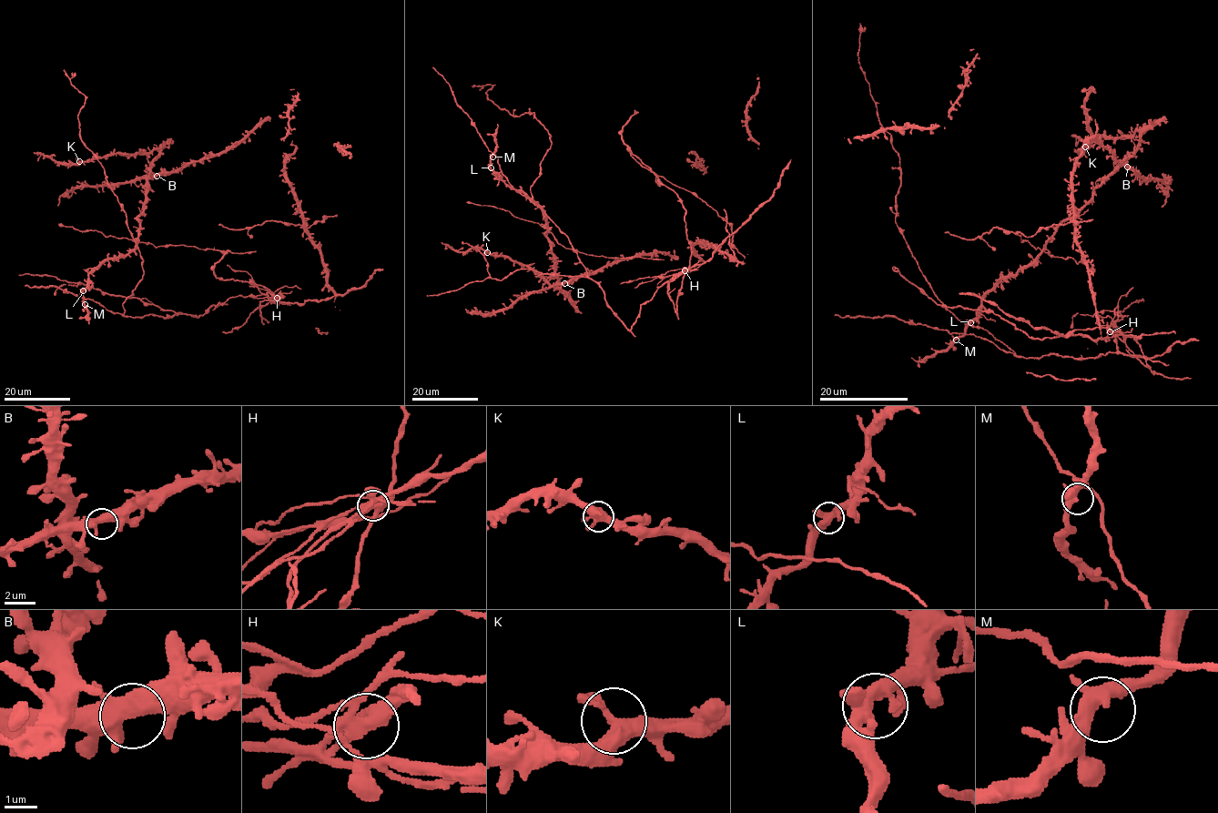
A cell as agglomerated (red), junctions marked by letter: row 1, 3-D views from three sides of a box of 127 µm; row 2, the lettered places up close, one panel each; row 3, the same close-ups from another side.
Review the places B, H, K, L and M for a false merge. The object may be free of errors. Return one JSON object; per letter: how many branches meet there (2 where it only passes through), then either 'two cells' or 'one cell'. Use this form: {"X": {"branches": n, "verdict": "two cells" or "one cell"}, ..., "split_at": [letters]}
{"B": {"branches": 5, "verdict": "one cell"}, "H": {"branches": 5, "verdict": "two cells"}, "K": {"branches": 4, "verdict": "one cell"}, "L": {"branches": 4, "verdict": "one cell"}, "M": {"branches": 3, "verdict": "one cell"}, "split_at": ["H"]}

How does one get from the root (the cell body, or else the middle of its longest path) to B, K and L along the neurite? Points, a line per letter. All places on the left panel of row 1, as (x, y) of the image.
B: (141, 317), (83, 301), (82, 290), (97, 266), (124, 257), (137, 243), (147, 178), (157, 176)
K: (141, 317), (83, 301), (82, 290), (97, 266), (124, 257), (137, 243), (147, 177), (158, 152), (79, 161)
L: (141, 317), (112, 313), (90, 299), (83, 299), (83, 301), (83, 290)

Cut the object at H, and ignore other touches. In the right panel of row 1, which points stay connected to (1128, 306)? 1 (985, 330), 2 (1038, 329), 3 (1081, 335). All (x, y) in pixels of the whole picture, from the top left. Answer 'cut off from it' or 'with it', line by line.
1: with it
2: cut off from it
3: cut off from it

